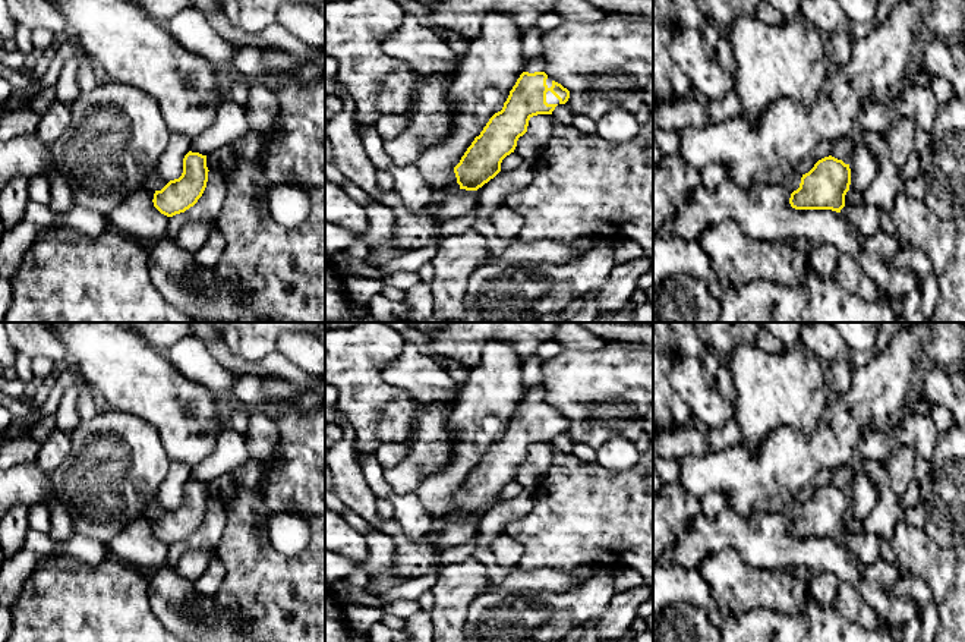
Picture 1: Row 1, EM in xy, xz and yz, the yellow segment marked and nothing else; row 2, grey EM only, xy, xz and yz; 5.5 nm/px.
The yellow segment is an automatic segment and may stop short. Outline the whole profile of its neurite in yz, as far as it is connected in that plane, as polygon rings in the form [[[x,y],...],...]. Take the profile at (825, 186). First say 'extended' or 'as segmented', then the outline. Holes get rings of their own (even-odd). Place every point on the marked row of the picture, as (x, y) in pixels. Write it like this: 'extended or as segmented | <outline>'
as segmented | [[[832,155],[819,160],[802,174],[800,188],[791,193],[795,210],[832,210],[841,213],[851,185],[851,169]]]

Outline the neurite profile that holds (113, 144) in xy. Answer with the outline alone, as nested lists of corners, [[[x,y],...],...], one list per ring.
[[[101,79],[72,106],[72,120],[50,144],[56,169],[75,189],[75,204],[107,215],[129,193],[141,189],[158,171],[171,133],[157,101],[126,84]]]

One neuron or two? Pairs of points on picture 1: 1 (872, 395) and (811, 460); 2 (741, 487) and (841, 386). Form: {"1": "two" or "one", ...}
{"1": "one", "2": "two"}

